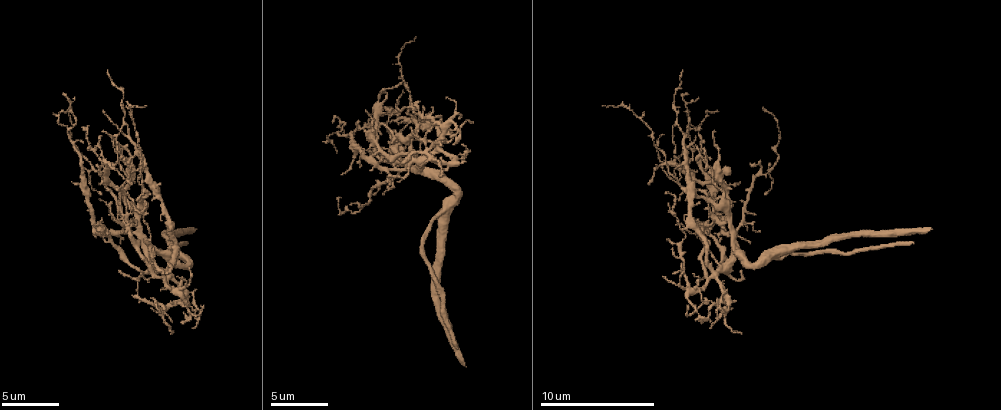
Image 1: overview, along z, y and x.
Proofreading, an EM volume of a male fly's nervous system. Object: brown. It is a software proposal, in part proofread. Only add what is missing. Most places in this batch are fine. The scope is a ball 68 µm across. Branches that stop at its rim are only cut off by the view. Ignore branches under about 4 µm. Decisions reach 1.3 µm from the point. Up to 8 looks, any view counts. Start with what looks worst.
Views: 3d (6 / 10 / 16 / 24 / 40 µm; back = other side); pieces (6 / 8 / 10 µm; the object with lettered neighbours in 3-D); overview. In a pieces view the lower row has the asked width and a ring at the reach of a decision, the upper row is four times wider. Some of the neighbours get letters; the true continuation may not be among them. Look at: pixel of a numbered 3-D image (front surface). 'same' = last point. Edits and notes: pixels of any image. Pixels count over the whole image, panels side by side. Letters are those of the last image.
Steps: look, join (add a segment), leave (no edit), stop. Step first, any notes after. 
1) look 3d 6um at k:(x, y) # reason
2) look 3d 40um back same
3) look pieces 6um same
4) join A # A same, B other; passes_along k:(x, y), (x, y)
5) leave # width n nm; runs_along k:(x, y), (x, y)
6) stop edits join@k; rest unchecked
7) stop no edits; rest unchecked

look pieces 8um at 1:(418, 100) # tapers out

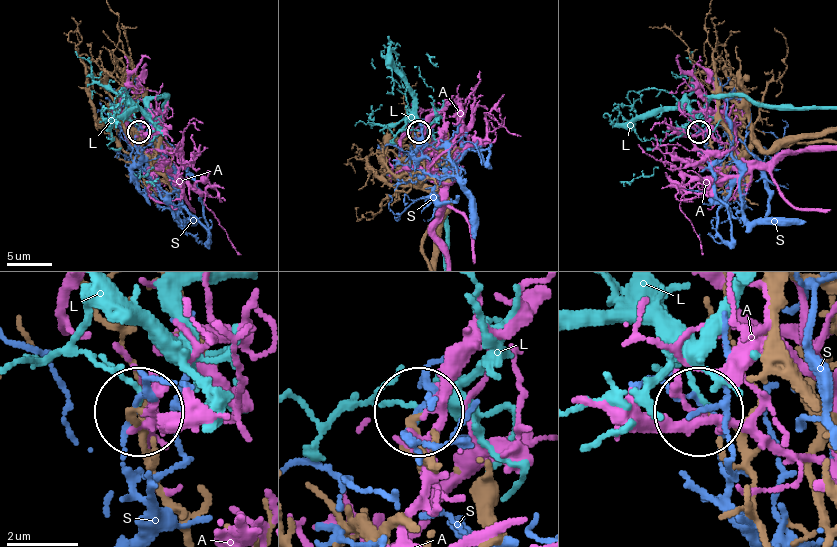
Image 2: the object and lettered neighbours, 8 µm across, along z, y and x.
leave # A other, L other, S other; runs_along 2:(191, 532), (152, 470), (137, 410); none of them fits

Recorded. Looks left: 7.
look pieces 8um at 1:(699, 147) # thin end

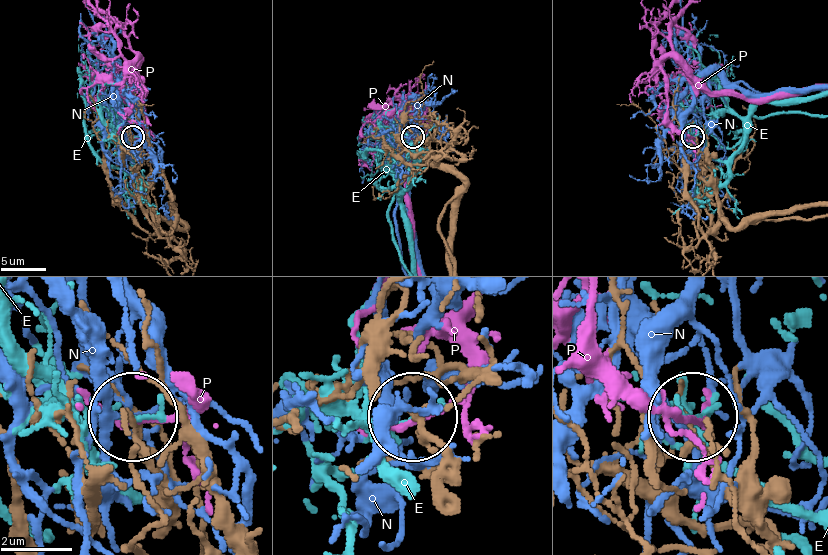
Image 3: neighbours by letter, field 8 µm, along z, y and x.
leave # width 100 nm; E other, N other, P other; no lettered segment goes on from it

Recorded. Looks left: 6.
look 3d 10um at 1:(413, 39) # tapers out

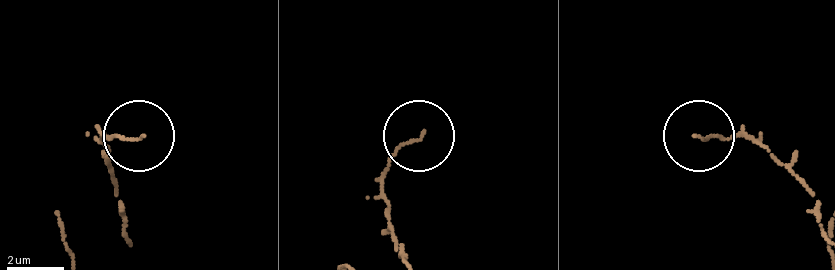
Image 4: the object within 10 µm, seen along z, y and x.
look pieces 6um at 4:(698, 136)

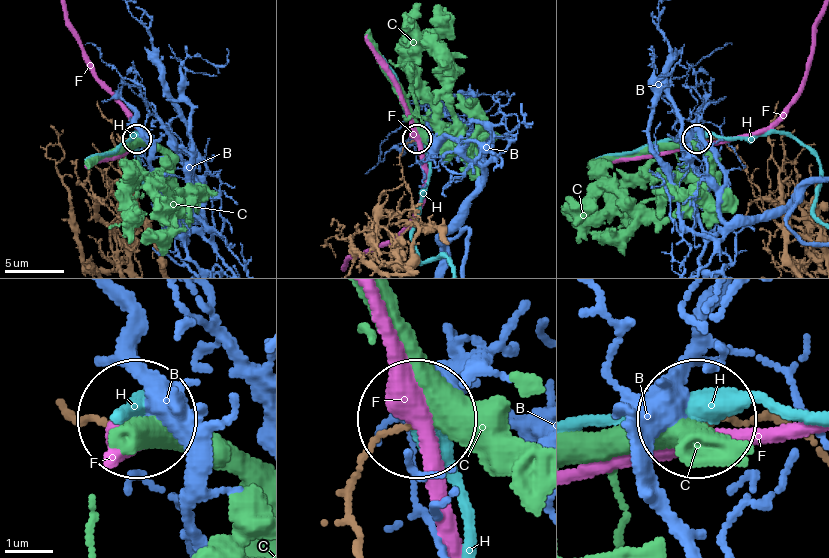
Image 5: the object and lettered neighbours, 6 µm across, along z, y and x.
leave # B other, C other, F other, H other; no lettered segment goes on from it

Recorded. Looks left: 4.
look pieces 8um at 1:(107, 70) # thin end

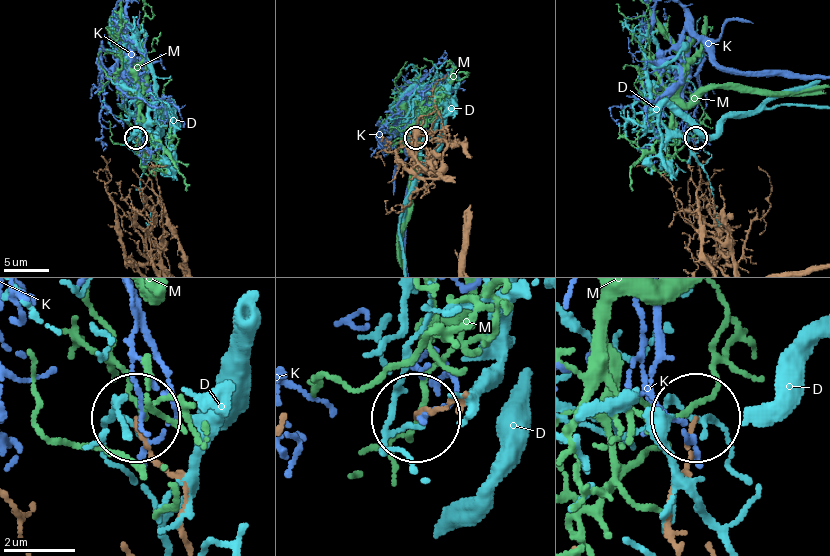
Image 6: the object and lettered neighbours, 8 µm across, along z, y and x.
leave # width 100 nm; D other, K other, M other; none of them fits

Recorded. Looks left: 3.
stop no edits; rest unchecked

